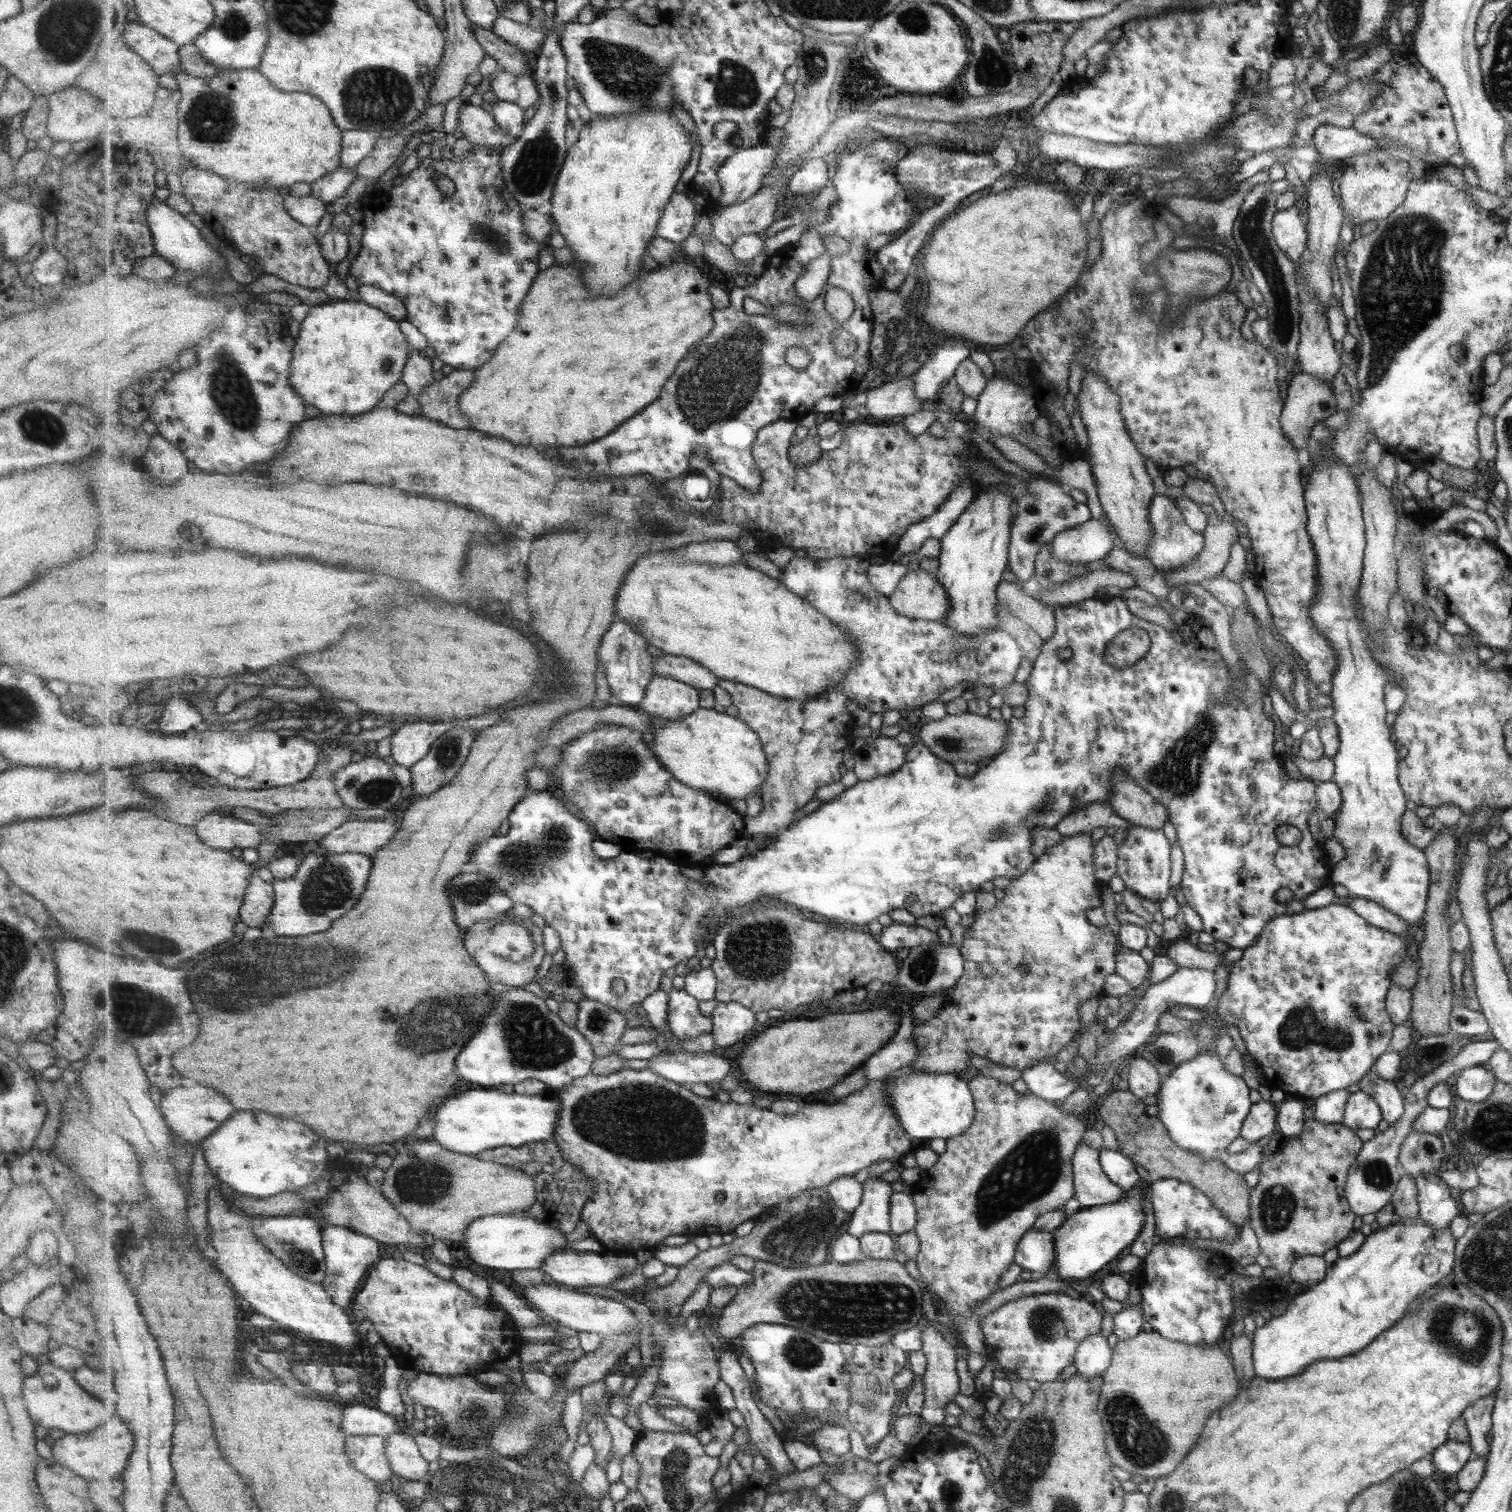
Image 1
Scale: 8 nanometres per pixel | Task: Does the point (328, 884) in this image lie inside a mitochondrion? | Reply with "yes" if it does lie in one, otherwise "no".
yes

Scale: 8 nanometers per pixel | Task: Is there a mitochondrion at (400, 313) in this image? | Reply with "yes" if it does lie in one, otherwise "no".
no

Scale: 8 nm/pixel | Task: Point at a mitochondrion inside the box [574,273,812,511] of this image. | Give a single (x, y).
(722, 379)

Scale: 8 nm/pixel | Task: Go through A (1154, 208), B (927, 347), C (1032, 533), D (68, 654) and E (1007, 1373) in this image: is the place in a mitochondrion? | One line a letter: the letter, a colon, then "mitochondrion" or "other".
A: other
B: other
C: mitochondrion
D: other
E: other

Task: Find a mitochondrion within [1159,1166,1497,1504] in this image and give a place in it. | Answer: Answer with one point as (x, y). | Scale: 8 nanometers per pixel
(1441, 1317)

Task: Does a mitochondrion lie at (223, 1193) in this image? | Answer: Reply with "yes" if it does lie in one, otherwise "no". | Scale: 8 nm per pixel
no

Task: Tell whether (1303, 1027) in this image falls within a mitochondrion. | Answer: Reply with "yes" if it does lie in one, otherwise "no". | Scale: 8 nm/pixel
yes

